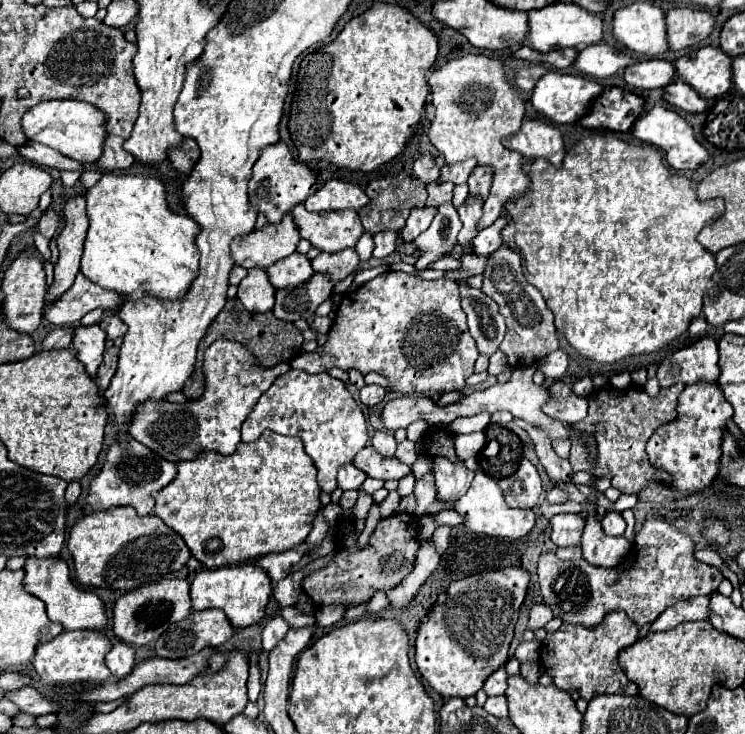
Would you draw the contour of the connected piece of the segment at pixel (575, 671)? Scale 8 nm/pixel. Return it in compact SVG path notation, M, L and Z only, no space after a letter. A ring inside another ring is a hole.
M621 610L609 612L597 628L581 628L577 624L563 624L557 632L547 632L541 644L541 662L557 688L563 688L573 696L573 700L591 700L597 694L637 694L637 684L633 684L621 670L617 656L619 650L633 644L639 636L637 624L625 616Z

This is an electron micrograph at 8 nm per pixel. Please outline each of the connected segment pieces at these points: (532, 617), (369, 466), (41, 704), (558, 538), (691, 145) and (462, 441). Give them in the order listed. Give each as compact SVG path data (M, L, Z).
M537 602L529 610L529 628L531 630L543 628L551 618L553 618L553 612L549 612L549 608L545 608L545 602Z
M365 446L357 456L355 456L355 466L361 468L367 476L371 478L381 478L381 480L401 480L403 476L411 474L411 466L399 462L395 456L381 456L375 452L371 446Z
M27 686L27 688L21 688L21 690L15 690L15 692L7 692L5 694L11 702L15 702L21 712L27 712L31 716L43 716L43 714L55 714L59 712L59 704L47 700L41 692L37 692L35 688Z
M557 514L549 518L551 540L557 546L575 546L581 542L585 520L579 514Z
M655 106L651 110L645 110L637 118L637 122L633 126L633 134L647 144L655 144L655 146L663 148L667 154L667 162L675 170L697 170L699 166L703 166L709 160L709 152L695 140L691 124L685 118L681 118L677 112L667 110L663 106Z
M471 432L471 434L459 434L455 436L455 454L459 460L467 460L477 456L485 446L485 434L483 432Z

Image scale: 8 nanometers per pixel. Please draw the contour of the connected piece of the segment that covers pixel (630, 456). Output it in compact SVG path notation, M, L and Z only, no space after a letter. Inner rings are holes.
M631 384L623 390L617 390L613 386L593 390L587 396L589 412L587 412L585 420L581 420L581 424L571 426L573 446L571 446L569 462L571 462L573 472L587 470L593 476L611 474L611 478L613 478L611 484L615 488L619 488L623 494L631 494L631 492L637 494L639 490L647 488L649 482L659 482L665 488L671 488L671 482L673 482L671 476L667 472L661 472L661 470L651 466L647 452L645 452L645 444L659 426L677 420L677 398L679 398L679 394L681 394L681 384L661 388L655 398L651 398L643 388L639 388L635 384ZM585 436L595 438L597 460L589 458Z

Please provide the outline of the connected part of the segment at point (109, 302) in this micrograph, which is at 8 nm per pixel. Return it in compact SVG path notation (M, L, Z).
M83 274L75 278L75 284L57 300L51 304L45 304L43 318L51 322L53 326L65 326L65 324L75 324L79 322L87 312L95 308L103 310L119 310L121 300L117 292L105 290L91 280L87 280Z

